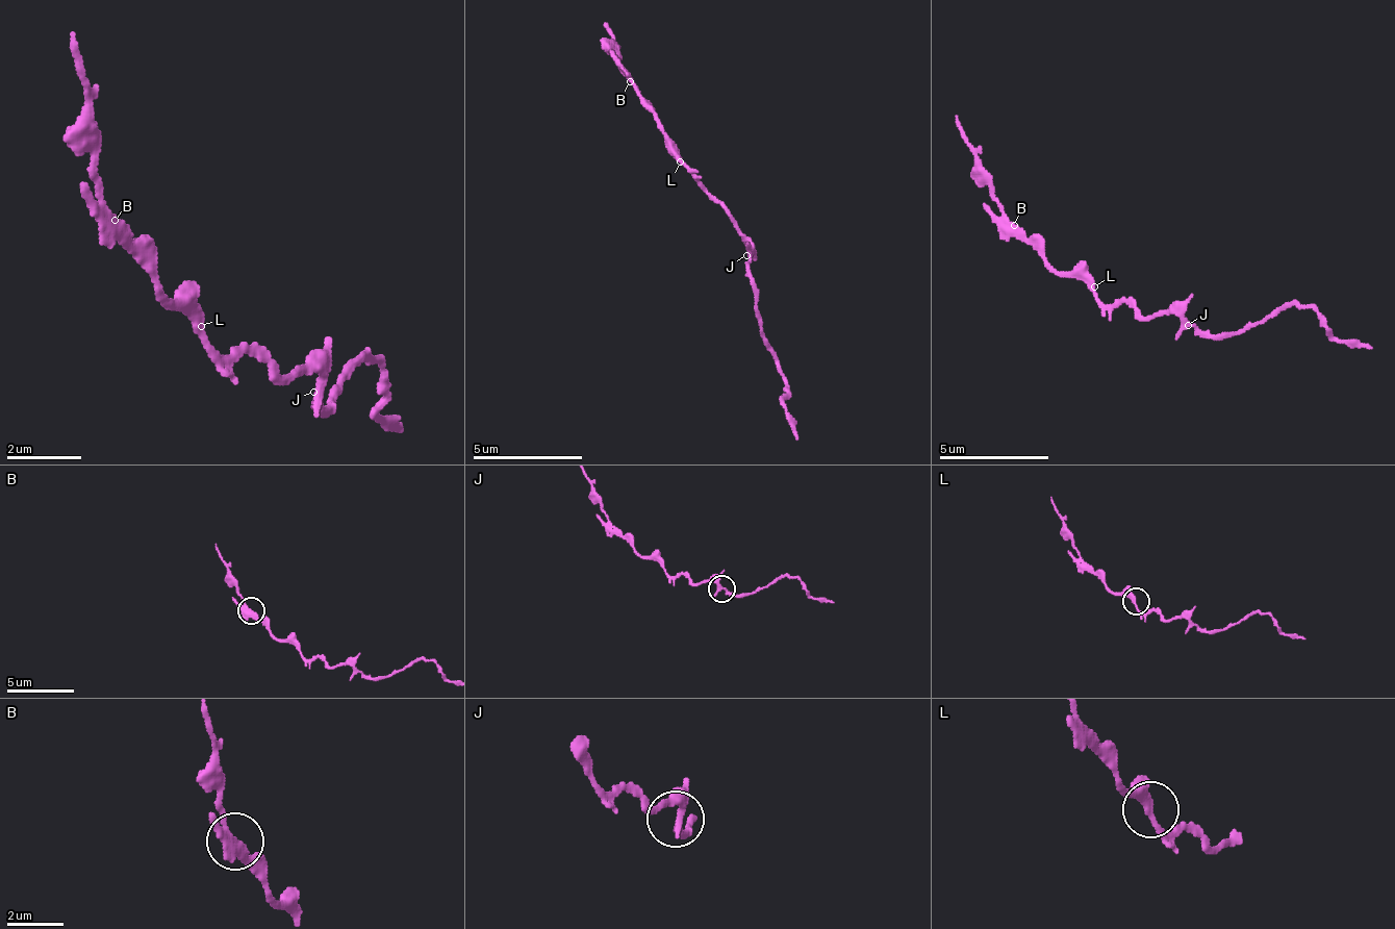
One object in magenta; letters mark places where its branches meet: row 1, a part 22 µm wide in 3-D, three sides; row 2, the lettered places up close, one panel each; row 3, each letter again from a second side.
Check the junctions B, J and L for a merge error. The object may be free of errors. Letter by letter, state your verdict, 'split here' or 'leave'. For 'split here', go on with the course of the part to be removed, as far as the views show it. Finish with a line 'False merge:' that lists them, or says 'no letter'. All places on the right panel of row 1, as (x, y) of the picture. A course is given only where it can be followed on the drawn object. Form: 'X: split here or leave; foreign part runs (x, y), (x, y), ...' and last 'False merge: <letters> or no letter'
B: split here; foreign part runs (1012, 226), (958, 117)
J: leave
L: leave
False merge: B

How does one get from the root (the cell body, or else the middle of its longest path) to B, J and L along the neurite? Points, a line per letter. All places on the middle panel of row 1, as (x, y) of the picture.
B: (713, 195), (669, 151), (653, 107), (631, 79)
J: (713, 195), (713, 200), (730, 217), (730, 222), (746, 239), (746, 255)
L: (713, 195), (680, 161)

